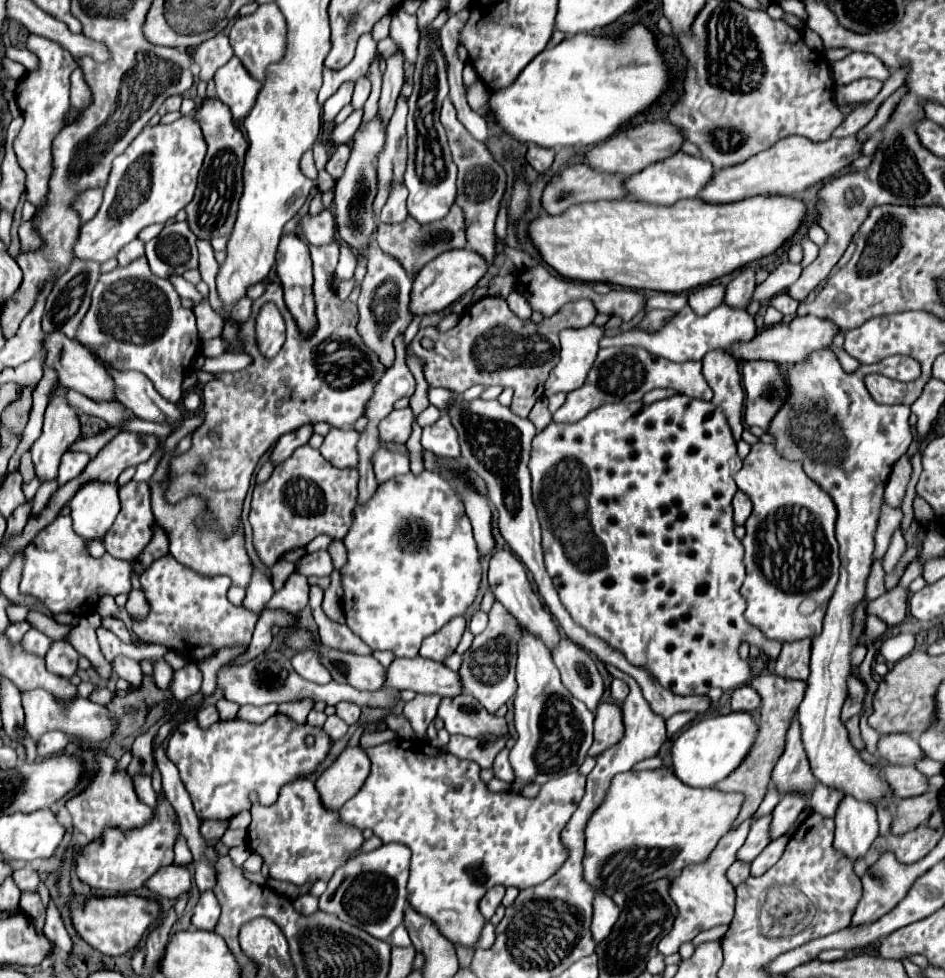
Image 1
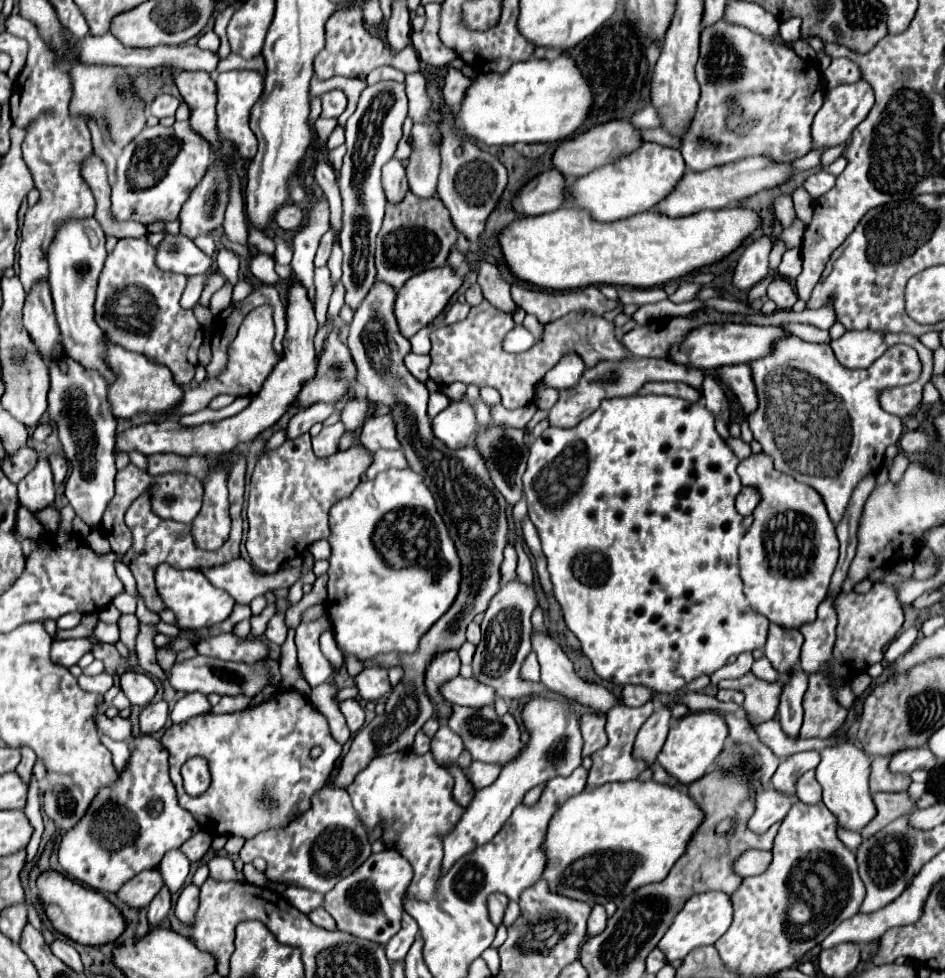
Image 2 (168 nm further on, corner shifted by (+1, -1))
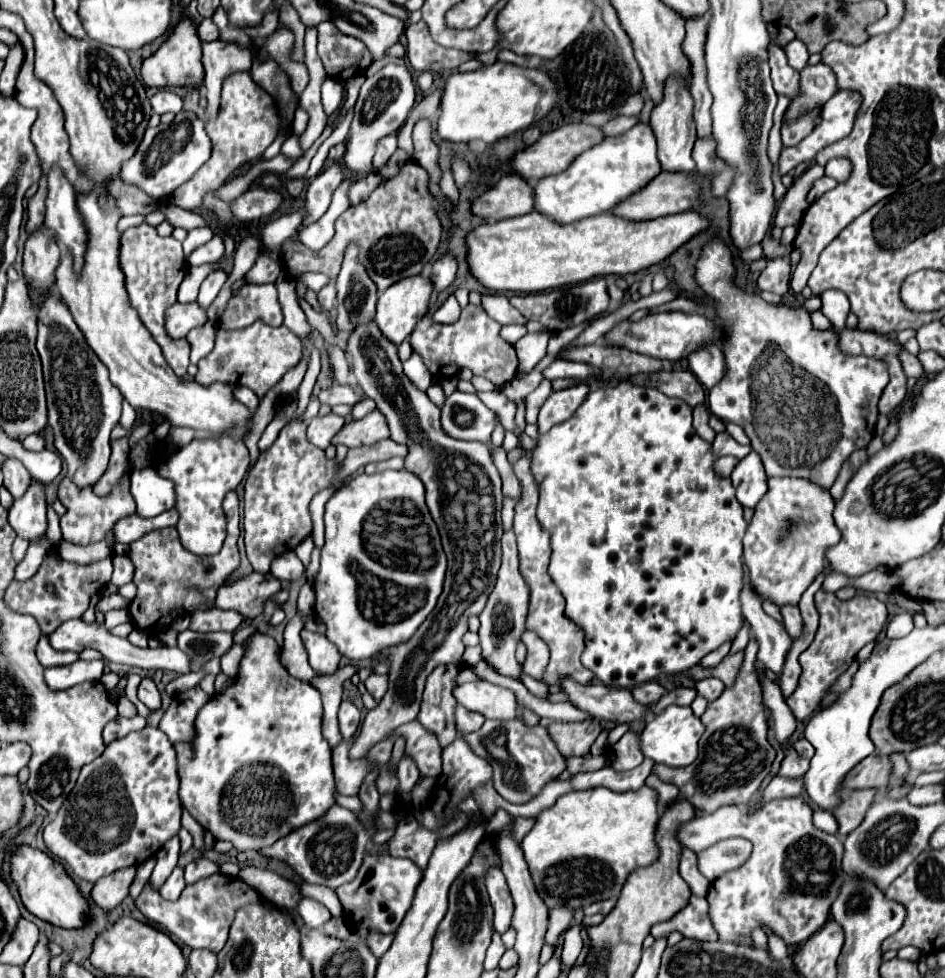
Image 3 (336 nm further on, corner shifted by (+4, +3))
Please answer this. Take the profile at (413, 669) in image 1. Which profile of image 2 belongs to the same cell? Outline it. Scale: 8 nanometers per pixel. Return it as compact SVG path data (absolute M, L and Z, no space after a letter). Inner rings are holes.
M458 676L456 680L450 680L450 684L444 684L440 688L450 704L466 706L466 708L482 708L482 706L492 706L498 700L498 694L494 688L480 684L476 678L462 678Z

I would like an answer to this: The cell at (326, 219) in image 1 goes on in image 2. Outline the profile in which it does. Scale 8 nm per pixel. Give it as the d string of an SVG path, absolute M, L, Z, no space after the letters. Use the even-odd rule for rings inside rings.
M284 204L284 208L280 208L276 212L276 224L284 230L296 230L300 224L302 224L302 218L304 218L304 212L298 204Z

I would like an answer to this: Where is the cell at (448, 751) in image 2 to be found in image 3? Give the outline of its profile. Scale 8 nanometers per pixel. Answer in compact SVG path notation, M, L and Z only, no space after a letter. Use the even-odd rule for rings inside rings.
M417 720L401 726L393 738L397 736L405 736L407 738L407 746L405 752L417 762L419 772L423 776L433 776L439 778L441 776L441 744L437 740L437 736L433 736L433 732L421 728L421 724Z

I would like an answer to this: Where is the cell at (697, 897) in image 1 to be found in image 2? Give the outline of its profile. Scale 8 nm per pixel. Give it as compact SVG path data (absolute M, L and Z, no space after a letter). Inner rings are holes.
M704 892L692 896L682 910L674 916L668 932L658 942L658 948L666 954L668 962L682 960L692 948L704 946L704 944L716 944L716 940L728 930L732 922L732 904L728 904L728 894L722 892Z

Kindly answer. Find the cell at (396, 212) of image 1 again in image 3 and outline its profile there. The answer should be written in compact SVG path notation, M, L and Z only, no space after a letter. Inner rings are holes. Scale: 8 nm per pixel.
M395 134L383 138L383 140L377 144L377 154L375 154L375 160L373 160L373 166L375 166L375 172L377 172L377 174L387 166L389 158L391 158L391 154L393 154L395 150L397 150L397 136L395 136Z

